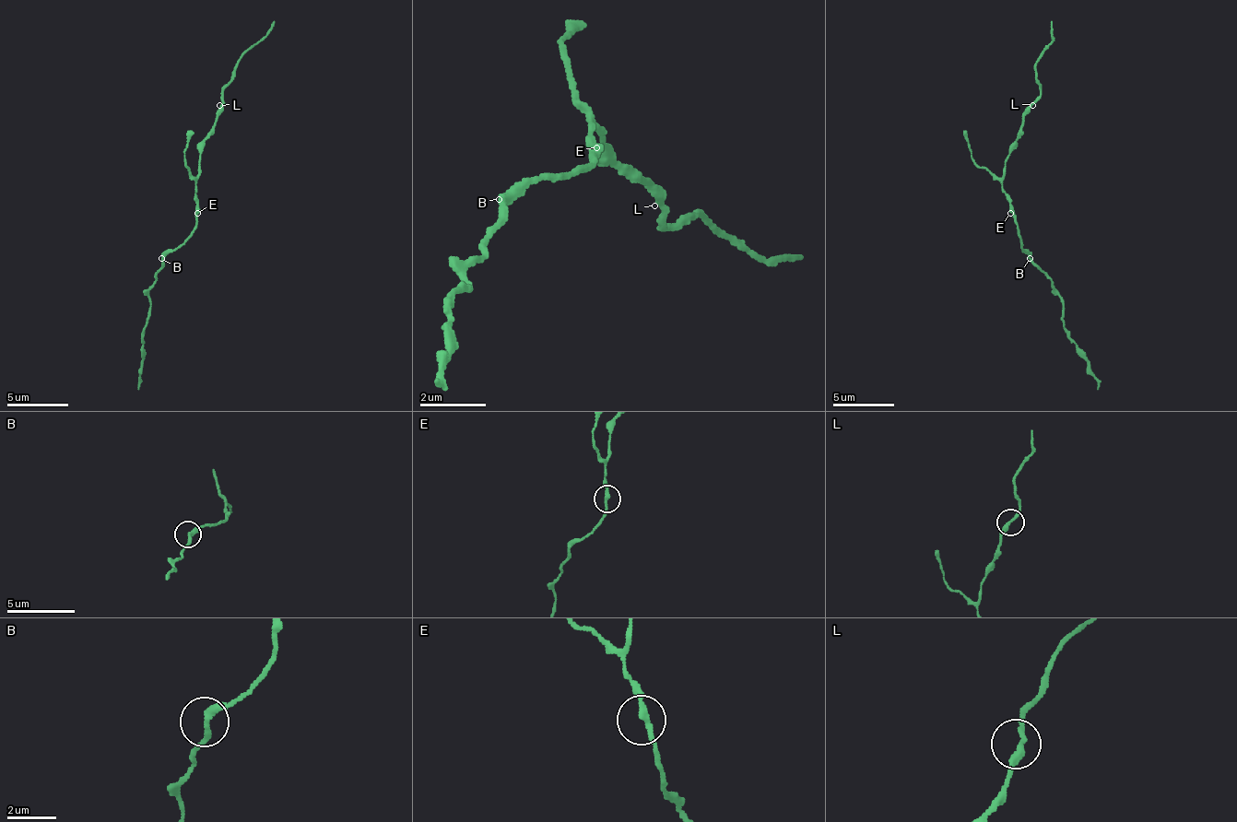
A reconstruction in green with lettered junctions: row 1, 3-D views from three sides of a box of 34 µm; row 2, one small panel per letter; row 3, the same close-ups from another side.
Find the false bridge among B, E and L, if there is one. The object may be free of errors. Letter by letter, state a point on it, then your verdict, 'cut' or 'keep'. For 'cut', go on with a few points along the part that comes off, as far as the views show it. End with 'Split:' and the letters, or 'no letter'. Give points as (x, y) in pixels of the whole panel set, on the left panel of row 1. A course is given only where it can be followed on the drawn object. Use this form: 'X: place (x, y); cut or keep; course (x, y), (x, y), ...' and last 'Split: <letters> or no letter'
B: place (161, 258); keep
E: place (197, 213); keep
L: place (219, 105); keep
Split: no letter

